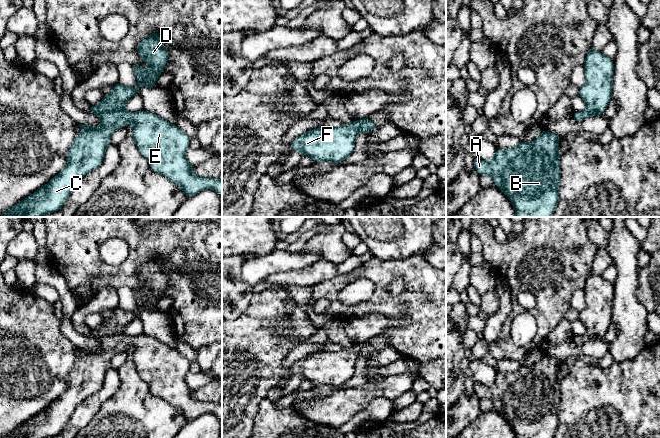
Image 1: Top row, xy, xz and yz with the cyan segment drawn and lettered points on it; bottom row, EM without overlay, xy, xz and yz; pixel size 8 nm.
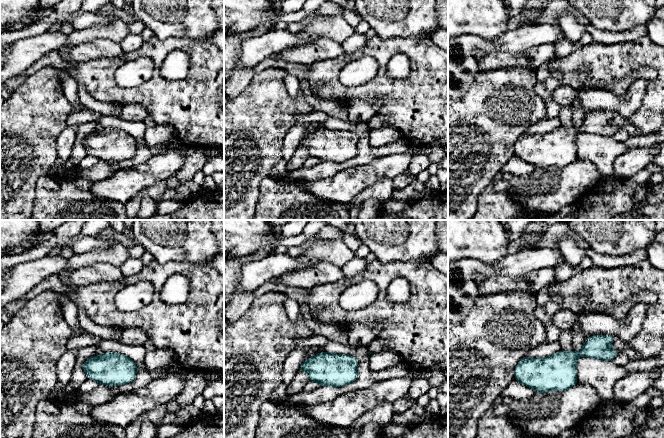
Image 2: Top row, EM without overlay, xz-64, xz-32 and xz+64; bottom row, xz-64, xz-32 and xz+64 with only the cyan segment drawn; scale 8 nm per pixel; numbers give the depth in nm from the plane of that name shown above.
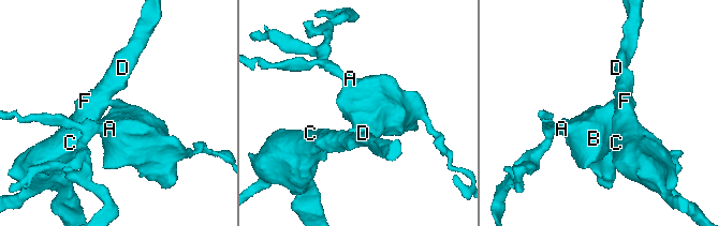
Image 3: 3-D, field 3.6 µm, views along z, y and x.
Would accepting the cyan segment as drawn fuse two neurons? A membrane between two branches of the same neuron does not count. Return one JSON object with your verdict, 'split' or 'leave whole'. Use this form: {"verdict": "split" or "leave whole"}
{"verdict": "leave whole"}

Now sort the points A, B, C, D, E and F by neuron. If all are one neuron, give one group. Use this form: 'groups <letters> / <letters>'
groups A B C D E F

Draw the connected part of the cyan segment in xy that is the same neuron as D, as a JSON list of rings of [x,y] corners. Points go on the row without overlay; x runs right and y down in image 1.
[[[154,255],[149,261],[141,264],[137,277],[151,292],[151,295],[147,297],[138,288],[133,289],[137,307],[139,310],[154,312],[155,305],[168,285],[168,276],[161,268],[158,255]]]

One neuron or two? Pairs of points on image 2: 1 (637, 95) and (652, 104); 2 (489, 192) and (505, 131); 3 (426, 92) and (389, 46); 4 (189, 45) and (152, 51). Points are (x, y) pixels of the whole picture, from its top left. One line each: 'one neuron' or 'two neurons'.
1: two neurons
2: two neurons
3: one neuron
4: one neuron

